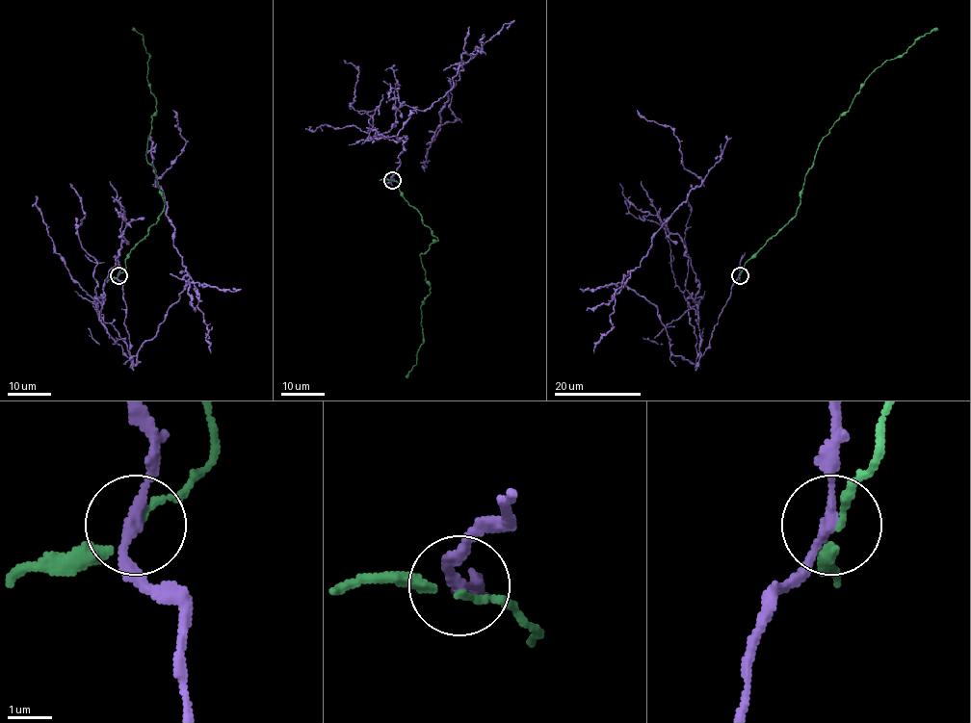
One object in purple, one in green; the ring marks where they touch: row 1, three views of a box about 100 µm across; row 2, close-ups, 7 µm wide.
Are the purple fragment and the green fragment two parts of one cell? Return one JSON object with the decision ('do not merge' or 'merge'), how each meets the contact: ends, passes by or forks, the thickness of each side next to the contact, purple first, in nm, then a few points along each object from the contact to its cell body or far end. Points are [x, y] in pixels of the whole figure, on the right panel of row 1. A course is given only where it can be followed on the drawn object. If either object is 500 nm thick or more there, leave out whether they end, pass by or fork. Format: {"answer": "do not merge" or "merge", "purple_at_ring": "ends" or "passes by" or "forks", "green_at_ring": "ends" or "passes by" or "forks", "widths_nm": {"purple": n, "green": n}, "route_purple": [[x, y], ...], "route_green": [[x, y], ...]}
{"answer": "do not merge", "purple_at_ring": "passes by", "green_at_ring": "passes by", "widths_nm": {"purple": 220, "green": 120}, "route_purple": [[740, 275], [698, 363], [673, 354], [657, 309], [626, 279], [701, 183], [683, 167], [669, 126], [637, 110]], "route_green": [[740, 275], [745, 263], [795, 216], [819, 143], [848, 111], [865, 79], [938, 29]]}

